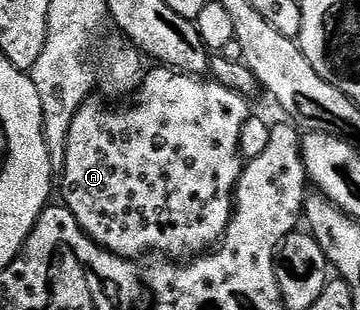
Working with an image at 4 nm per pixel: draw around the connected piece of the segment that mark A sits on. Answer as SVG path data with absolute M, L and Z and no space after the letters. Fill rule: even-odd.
M155 67L148 72L133 94L135 102L132 105L119 105L114 109L103 101L98 101L98 96L92 95L83 102L83 106L73 115L73 123L69 127L69 139L65 147L65 163L61 170L63 176L62 204L73 211L73 219L93 239L111 253L119 257L143 259L148 255L162 255L167 259L191 259L196 255L202 255L212 247L220 244L221 238L227 232L227 225L231 222L231 215L235 203L235 188L239 182L239 176L243 173L245 158L239 152L239 140L241 139L241 127L251 120L253 110L252 102L241 96L237 91L231 91L219 81L204 79L199 75L181 73L170 67Z

